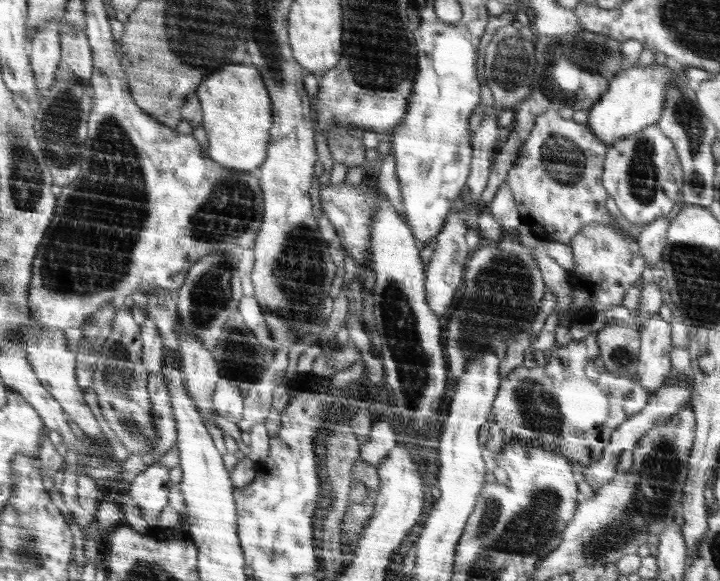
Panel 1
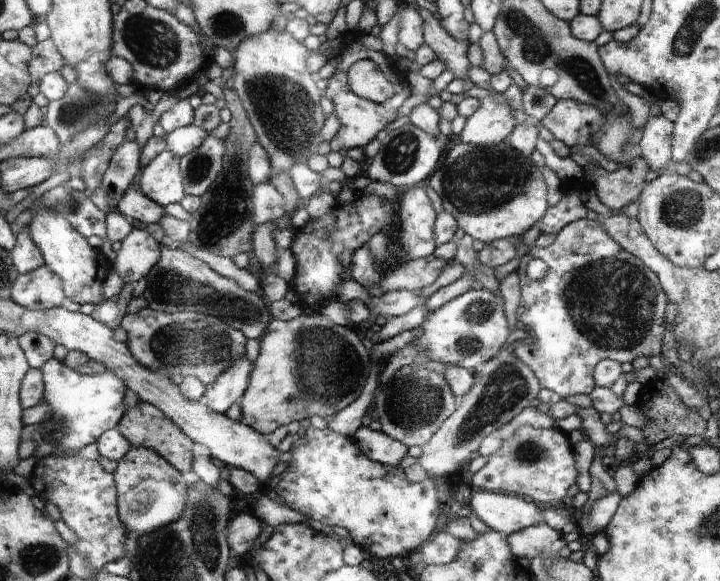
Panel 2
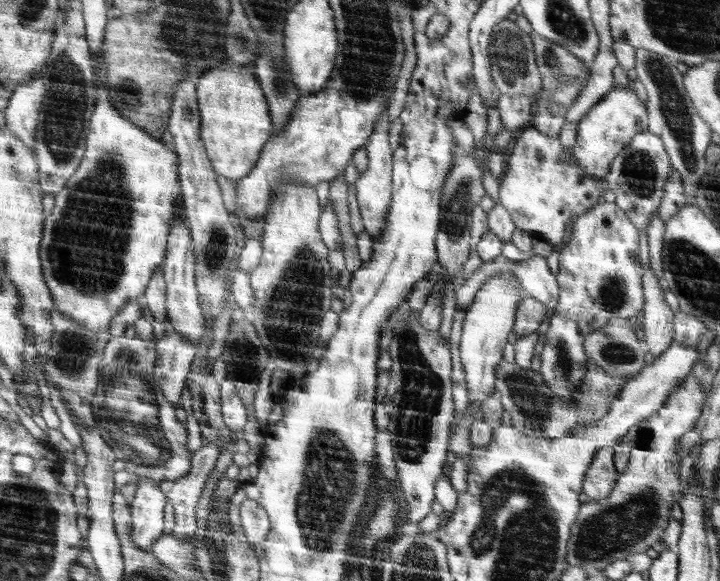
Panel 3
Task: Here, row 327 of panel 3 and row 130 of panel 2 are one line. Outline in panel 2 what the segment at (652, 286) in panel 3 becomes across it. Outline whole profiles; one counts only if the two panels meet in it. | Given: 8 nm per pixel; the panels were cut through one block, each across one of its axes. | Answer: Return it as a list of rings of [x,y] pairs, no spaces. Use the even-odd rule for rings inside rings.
[[[662,114],[648,118],[644,136],[640,140],[642,155],[652,171],[659,174],[671,168],[671,147],[674,124]]]

